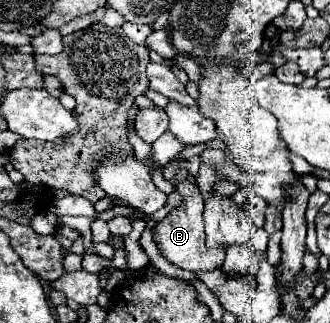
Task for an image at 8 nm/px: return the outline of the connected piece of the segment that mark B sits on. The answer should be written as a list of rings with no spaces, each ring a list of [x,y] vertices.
[[[190,178],[184,180],[172,180],[176,192],[184,198],[178,208],[174,208],[164,220],[156,224],[156,236],[154,242],[158,244],[160,252],[164,258],[168,258],[172,264],[196,272],[196,270],[216,270],[224,262],[226,248],[224,246],[206,246],[206,232],[204,232],[204,222],[202,222],[202,210],[204,210],[204,198],[198,190],[198,184],[192,182]]]

